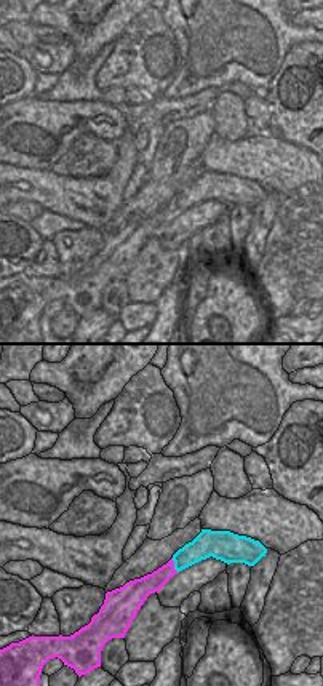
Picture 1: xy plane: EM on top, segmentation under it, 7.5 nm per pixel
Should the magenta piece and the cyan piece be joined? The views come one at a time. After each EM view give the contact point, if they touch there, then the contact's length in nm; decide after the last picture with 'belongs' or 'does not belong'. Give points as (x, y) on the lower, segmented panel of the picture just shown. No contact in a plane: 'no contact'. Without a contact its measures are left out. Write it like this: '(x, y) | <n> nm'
(173, 565) | 110 nm

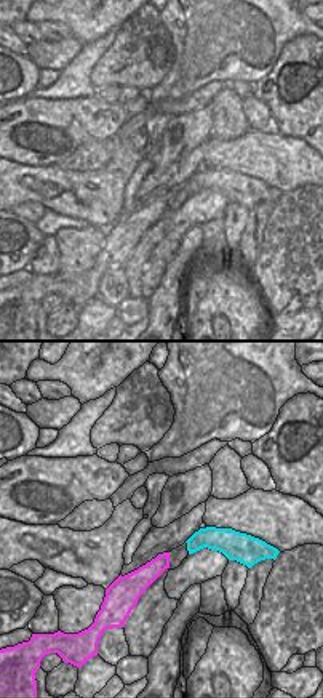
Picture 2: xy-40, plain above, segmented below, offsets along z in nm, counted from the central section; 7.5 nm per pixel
no contact

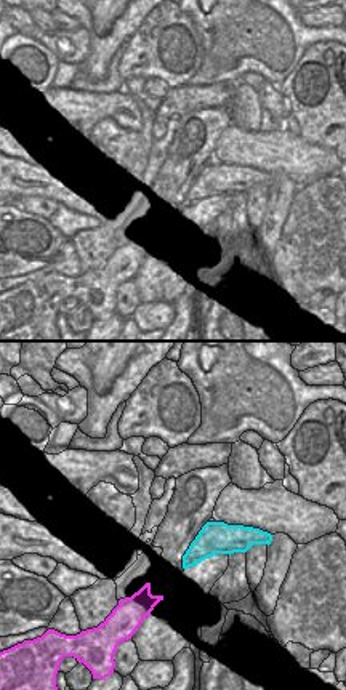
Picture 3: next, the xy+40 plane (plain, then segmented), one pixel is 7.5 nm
no contact

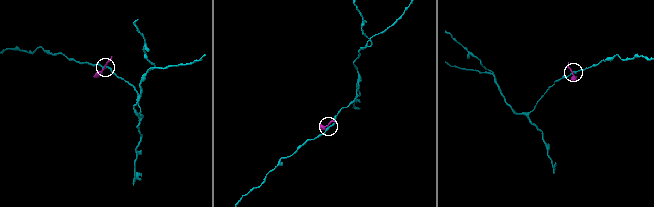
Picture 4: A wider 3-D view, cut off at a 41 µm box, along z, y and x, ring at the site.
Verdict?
does not belong

